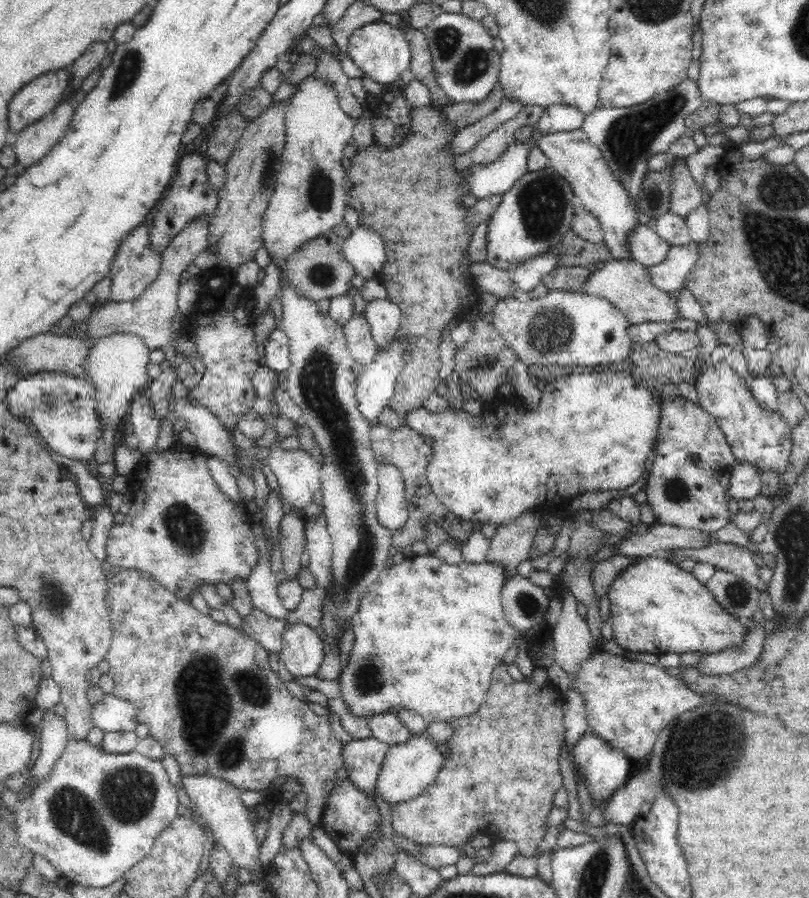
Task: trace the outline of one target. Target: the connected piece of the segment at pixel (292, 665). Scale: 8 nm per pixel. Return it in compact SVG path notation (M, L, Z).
M306 624L286 625L278 658L296 678L315 678L325 657L320 635Z

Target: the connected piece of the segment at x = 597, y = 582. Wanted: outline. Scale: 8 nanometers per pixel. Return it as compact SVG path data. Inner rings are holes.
M612 555L599 563L595 563L590 578L592 578L592 591L596 596L596 601L599 602L607 594L608 588L623 568L626 568L632 562L636 562L636 560L637 557Z

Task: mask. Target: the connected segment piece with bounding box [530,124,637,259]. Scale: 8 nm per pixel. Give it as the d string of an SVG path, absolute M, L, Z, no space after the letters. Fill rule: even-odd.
M532 124L530 134L533 146L538 147L538 150L546 155L549 165L569 183L584 208L599 220L605 235L605 245L610 249L611 256L614 259L629 258L625 237L632 230L632 226L637 224L636 209L630 195L626 194L626 189L616 181L616 177L608 169L600 149L581 128L541 134L541 131Z

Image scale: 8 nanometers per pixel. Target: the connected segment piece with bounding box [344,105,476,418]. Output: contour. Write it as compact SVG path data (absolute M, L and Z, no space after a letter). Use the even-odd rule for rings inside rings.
M433 105L411 109L408 123L410 132L408 135L404 136L404 139L399 144L382 146L381 143L374 142L366 147L357 147L355 155L350 158L350 167L345 170L344 180L347 206L354 208L358 213L359 225L375 230L382 238L383 244L385 245L384 252L386 253L386 256L378 280L385 288L386 299L396 304L401 310L401 327L399 328L398 336L405 342L404 354L402 354L405 365L400 370L395 390L392 392L392 398L389 400L389 405L394 409L396 414L401 416L401 418L404 417L406 412L422 407L427 401L427 398L432 393L436 392L436 388L439 385L437 379L438 372L440 371L441 366L438 346L440 346L440 342L442 342L442 334L445 331L446 326L448 326L454 318L458 318L464 310L470 312L470 300L468 300L470 286L466 283L466 276L464 276L464 272L460 270L460 266L462 266L462 257L467 253L467 250L471 245L476 227L471 226L469 220L467 220L470 208L465 207L459 199L459 196L464 192L465 171L460 171L458 168L455 168L455 160L457 157L449 151L451 142L457 135L458 129L451 124L446 124L443 120L443 112L439 111Z

